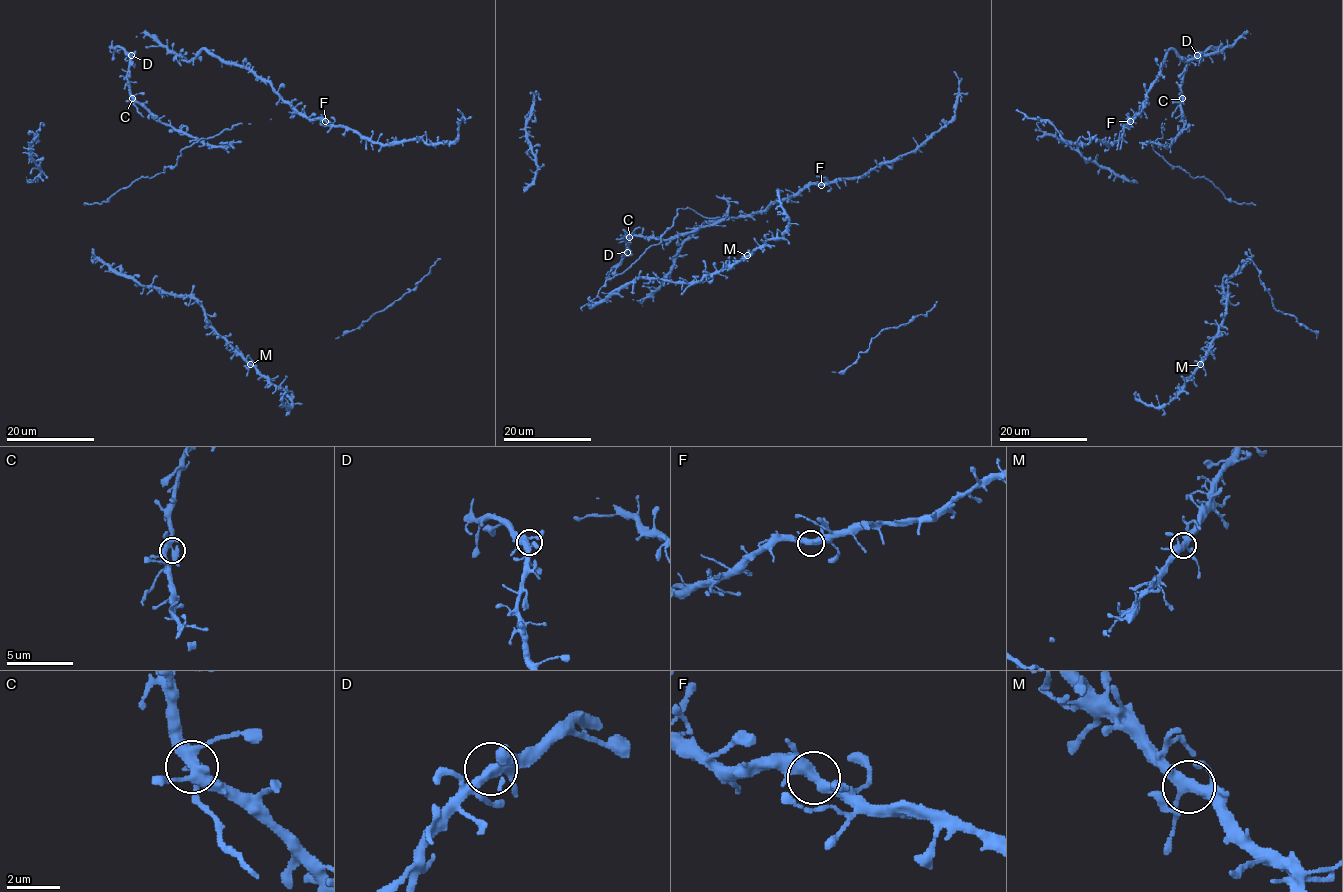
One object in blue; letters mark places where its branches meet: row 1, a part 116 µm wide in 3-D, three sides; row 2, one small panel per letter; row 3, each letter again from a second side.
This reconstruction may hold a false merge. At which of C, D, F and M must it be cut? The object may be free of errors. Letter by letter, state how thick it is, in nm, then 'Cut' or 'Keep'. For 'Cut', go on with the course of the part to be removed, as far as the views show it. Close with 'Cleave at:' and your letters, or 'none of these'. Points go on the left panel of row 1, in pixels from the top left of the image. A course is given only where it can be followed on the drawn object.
C: Thickness 360 nm. Cut. Course of the part to remove: (133, 99), (133, 104), (144, 117)
D: Thickness 360 nm. Keep
F: Thickness 360 nm. Keep
M: Thickness 360 nm. Keep
Cleave at: C

